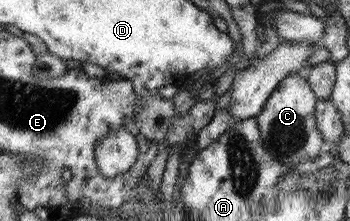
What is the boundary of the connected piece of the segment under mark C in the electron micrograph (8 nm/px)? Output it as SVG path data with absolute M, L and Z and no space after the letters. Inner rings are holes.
M289 74L277 84L277 88L273 90L271 97L267 98L265 106L256 117L263 146L267 152L288 167L292 168L303 159L314 159L329 152L317 128L315 111L317 102L318 98L307 83L305 75Z

